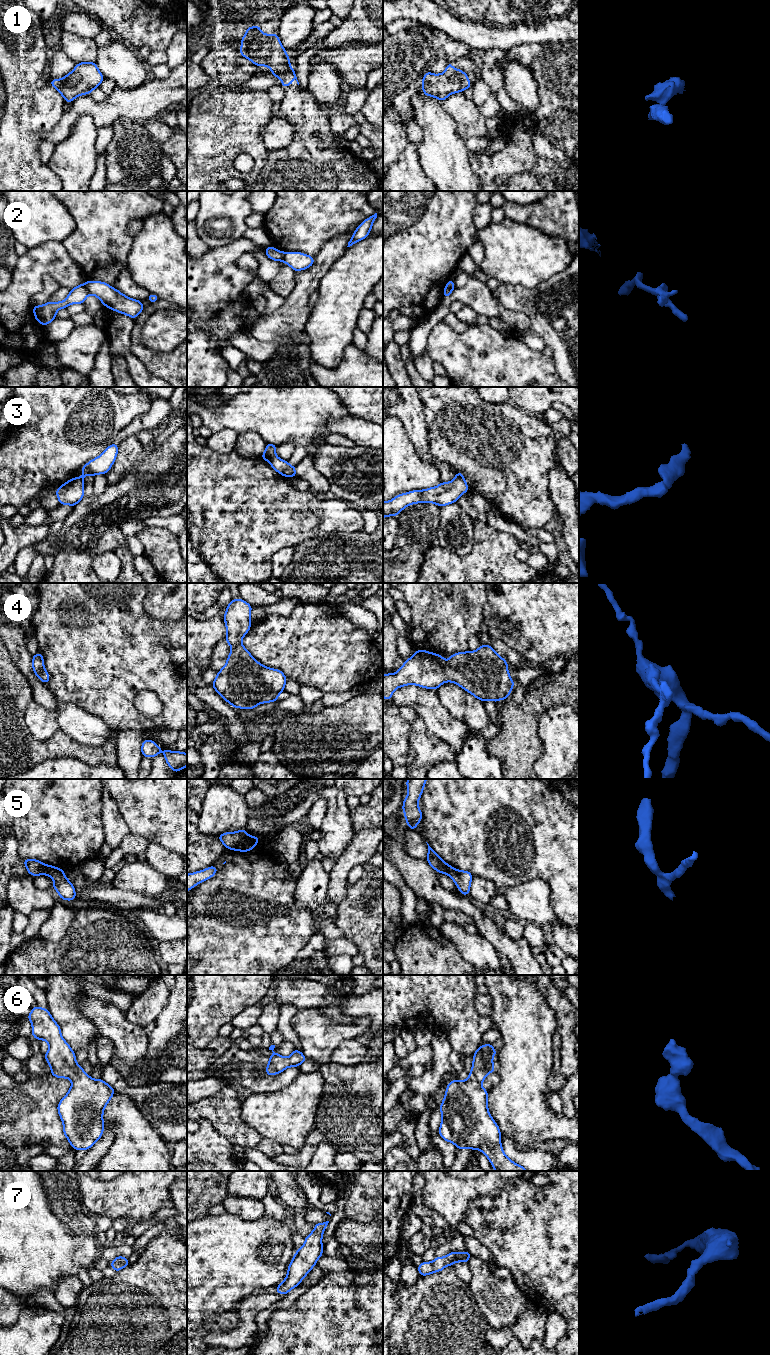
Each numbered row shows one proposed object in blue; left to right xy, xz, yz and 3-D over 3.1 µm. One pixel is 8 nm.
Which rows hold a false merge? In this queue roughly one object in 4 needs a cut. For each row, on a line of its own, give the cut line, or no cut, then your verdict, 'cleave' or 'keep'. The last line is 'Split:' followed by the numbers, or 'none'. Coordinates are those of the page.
1: no cut | keep
2: xy (83, 284), (90, 293) | cleave
3: no cut | keep
4: no cut | keep
5: xz (246, 834), (233, 849) | cleave
6: no cut | keep
7: no cut | keep
Split: 2, 5

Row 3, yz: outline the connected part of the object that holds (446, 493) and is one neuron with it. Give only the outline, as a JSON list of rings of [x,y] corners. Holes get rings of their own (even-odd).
[[[456,472],[453,481],[441,482],[436,487],[424,490],[413,490],[396,495],[391,501],[383,501],[383,518],[397,516],[404,508],[416,503],[434,503],[445,506],[457,502],[463,493],[469,492],[462,473]]]

